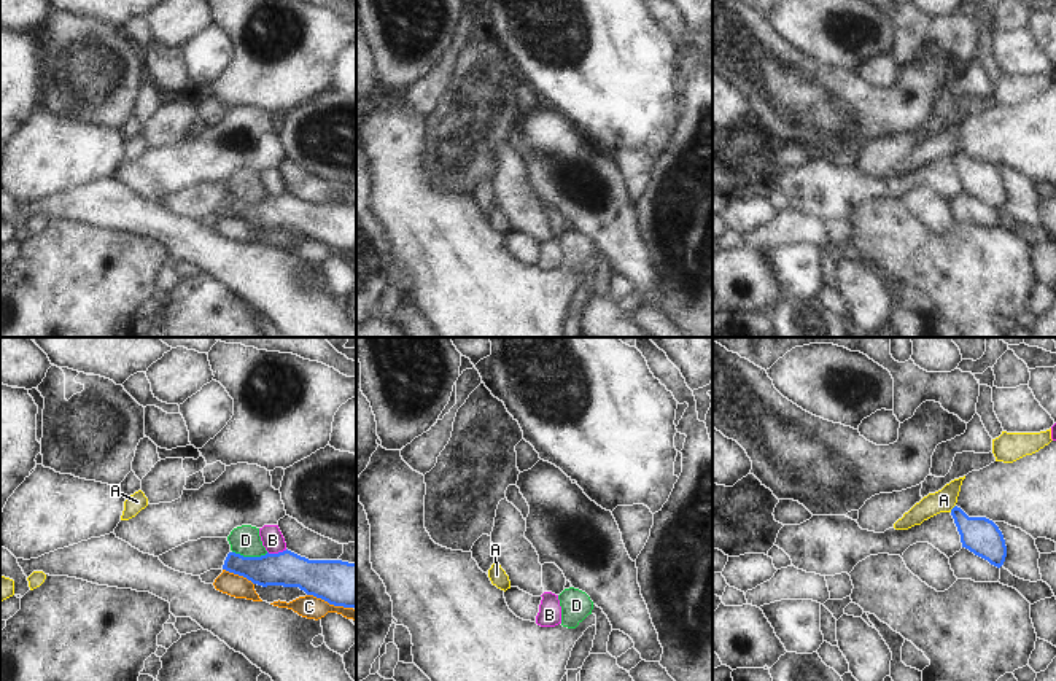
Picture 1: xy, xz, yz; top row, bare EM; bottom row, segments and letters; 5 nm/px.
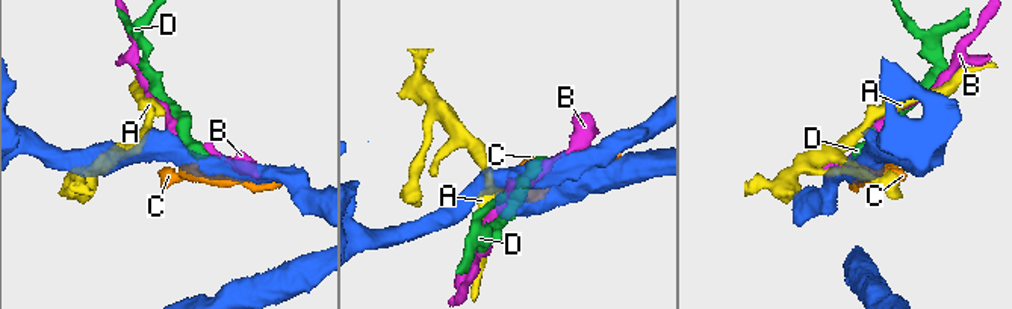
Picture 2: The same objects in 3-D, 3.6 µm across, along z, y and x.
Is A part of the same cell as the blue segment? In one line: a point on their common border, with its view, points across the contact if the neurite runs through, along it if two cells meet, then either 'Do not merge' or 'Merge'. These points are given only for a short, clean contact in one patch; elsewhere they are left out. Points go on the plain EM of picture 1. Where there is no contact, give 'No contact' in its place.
Touches blue at yz (953, 151). Boundary: yz (955, 148), (950, 155). Do not merge.

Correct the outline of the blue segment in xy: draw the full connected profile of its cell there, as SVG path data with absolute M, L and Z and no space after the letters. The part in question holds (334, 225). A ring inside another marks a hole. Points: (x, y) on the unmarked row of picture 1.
M286 193L261 200L229 196L223 213L262 231L299 231L307 239L321 242L329 248L356 251L356 207L309 204Z

